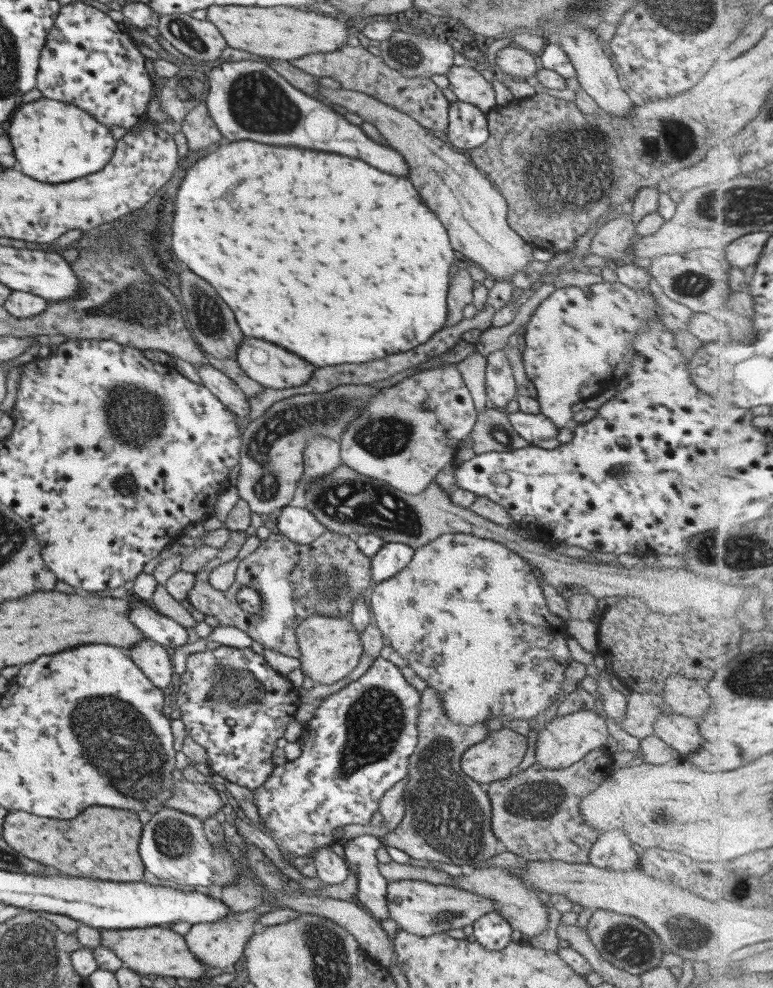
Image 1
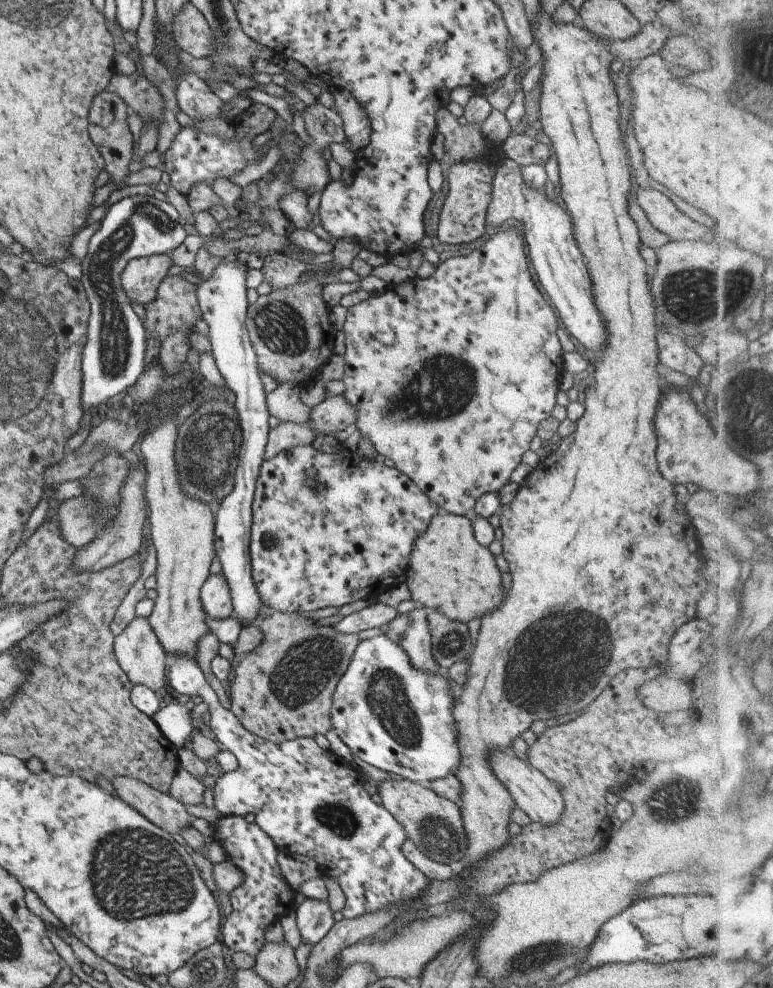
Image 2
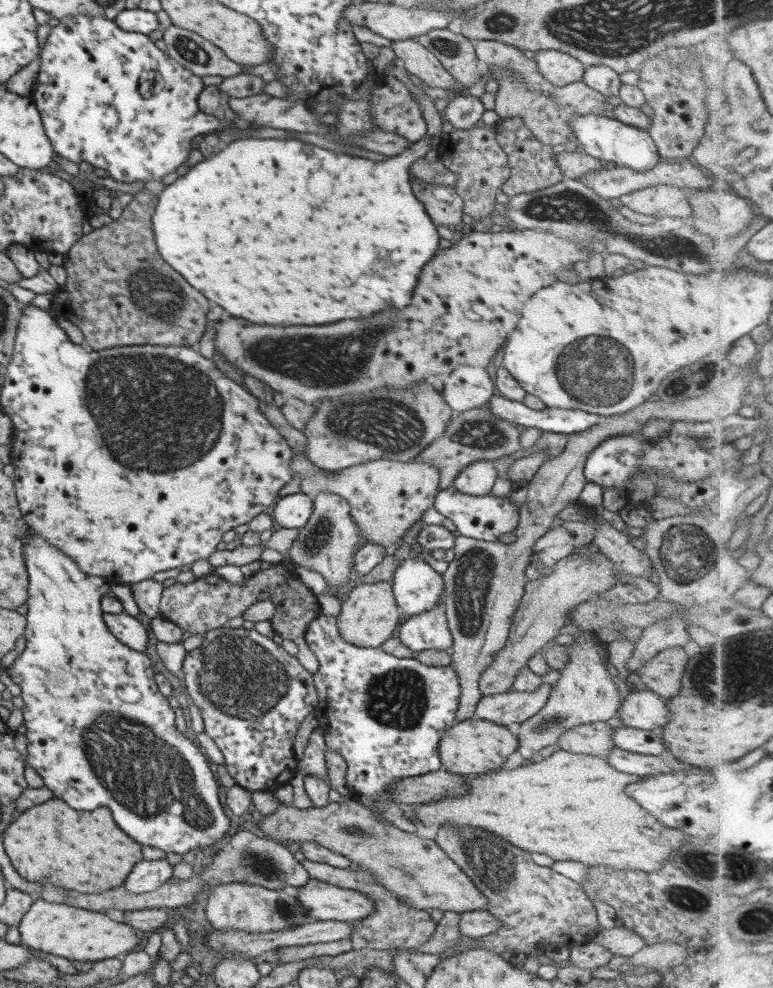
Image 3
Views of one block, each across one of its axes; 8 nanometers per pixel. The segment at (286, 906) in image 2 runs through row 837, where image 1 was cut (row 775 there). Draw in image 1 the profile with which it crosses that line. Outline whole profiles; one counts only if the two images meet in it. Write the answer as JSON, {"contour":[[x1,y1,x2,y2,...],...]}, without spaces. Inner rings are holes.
{"contour":[[213,645,187,654,185,662,186,670,180,676,177,698,172,706,179,708,186,734,204,748,212,774,251,791,261,786,274,764,271,753,277,747,276,740,283,736,287,723,294,718,295,709,301,703,298,691,250,648]]}

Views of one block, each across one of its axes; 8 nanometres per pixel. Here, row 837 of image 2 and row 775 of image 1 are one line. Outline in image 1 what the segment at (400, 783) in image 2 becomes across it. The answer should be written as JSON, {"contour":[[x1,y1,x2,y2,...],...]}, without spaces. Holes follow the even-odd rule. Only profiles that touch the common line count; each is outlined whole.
{"contour":[[427,686,420,692,417,712,417,744,413,754,407,757,406,776,409,776,409,779,401,793,404,815,390,833,377,839,383,846,399,849,415,860,471,868,475,863,481,864,496,854,497,840,491,830,488,796,479,789,479,783,463,774,460,769,460,755,466,748,479,744,486,737,487,725,485,722,477,722,471,726,463,726,451,722,441,708,437,692]]}

